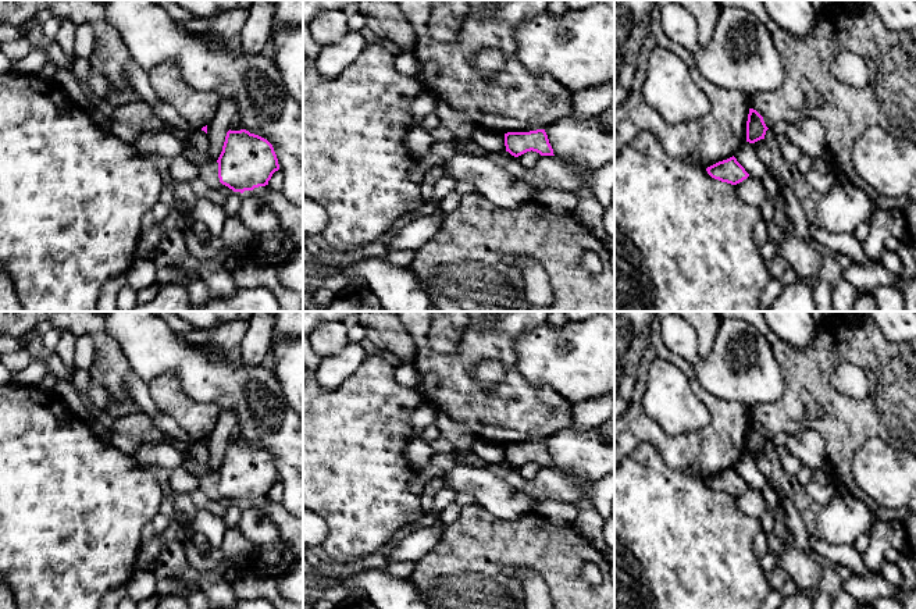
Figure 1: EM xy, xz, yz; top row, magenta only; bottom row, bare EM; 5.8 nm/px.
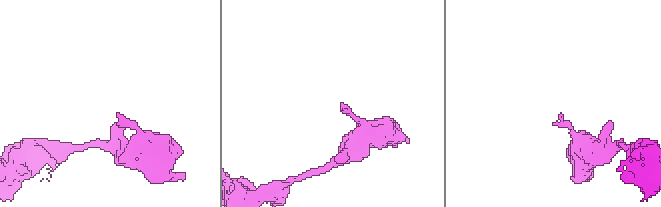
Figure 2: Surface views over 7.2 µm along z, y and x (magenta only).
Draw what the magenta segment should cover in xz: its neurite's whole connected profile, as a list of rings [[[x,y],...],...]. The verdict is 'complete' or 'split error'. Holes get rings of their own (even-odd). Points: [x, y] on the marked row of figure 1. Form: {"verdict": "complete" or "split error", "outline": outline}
{"verdict": "complete", "outline": [[[545,129],[530,132],[507,132],[505,133],[506,152],[518,157],[527,152],[537,152],[541,156],[555,156]]]}

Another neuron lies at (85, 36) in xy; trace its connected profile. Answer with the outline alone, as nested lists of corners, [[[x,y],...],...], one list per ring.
[[[76,22],[75,47],[76,57],[89,58],[95,50],[96,33],[90,22]]]

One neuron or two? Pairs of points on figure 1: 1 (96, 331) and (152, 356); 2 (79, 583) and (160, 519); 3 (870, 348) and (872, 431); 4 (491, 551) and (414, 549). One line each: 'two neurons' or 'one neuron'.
1: two neurons
2: two neurons
3: one neuron
4: two neurons

